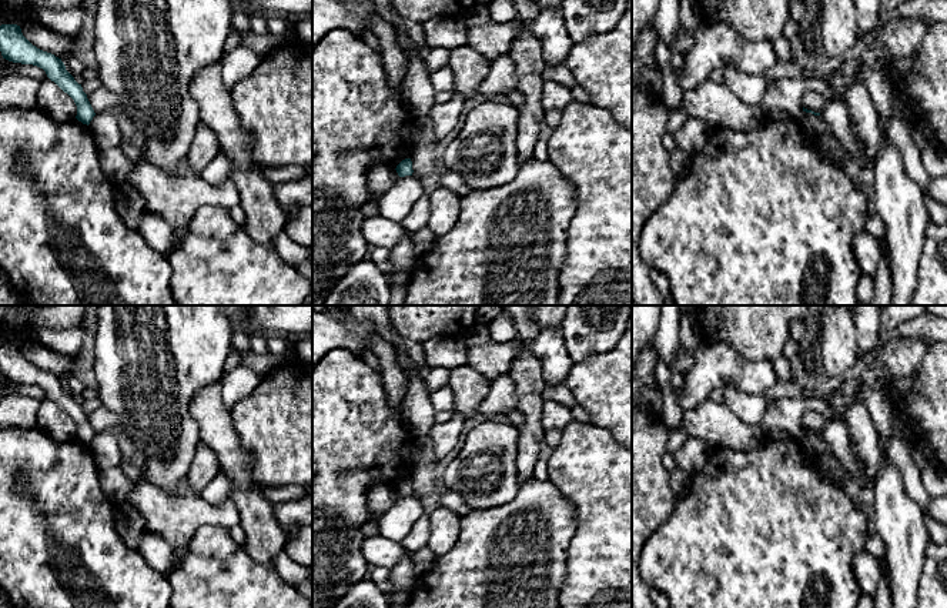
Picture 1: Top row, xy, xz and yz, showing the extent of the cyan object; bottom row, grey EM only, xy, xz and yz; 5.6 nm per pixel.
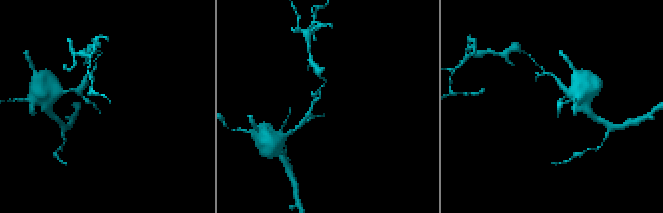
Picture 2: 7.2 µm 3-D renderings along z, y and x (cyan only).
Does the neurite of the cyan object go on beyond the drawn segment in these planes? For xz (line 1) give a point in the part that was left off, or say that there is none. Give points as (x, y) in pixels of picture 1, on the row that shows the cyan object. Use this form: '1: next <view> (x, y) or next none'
1: next none

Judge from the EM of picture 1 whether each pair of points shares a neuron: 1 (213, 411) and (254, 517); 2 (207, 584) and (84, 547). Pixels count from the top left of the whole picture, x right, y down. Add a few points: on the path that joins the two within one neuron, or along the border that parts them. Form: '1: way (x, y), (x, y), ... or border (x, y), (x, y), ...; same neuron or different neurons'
1: way (221, 437), (238, 467), (246, 491); same neuron
2: border (164, 575), (171, 593); different neurons

